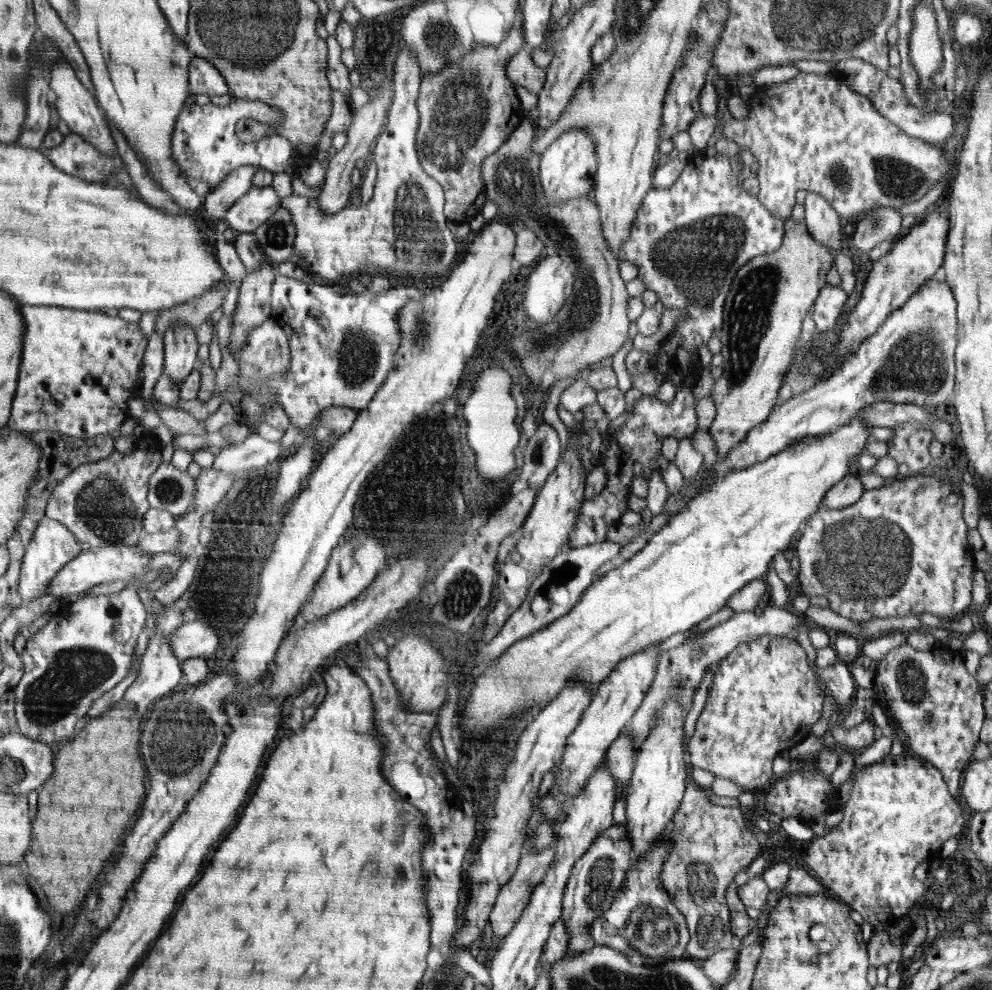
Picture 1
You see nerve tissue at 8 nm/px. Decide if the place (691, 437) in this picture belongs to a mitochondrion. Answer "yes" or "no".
no

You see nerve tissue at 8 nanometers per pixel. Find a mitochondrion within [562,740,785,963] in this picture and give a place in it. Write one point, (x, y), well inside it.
(701, 881)

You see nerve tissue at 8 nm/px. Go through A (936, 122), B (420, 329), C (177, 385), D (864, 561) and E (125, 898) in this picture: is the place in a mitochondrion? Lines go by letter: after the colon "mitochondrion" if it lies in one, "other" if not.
A: other
B: mitochondrion
C: other
D: mitochondrion
E: other

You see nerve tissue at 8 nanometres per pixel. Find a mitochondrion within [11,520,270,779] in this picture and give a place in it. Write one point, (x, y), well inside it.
(73, 674)

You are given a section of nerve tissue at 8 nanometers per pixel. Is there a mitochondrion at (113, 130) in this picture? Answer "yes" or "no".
no

